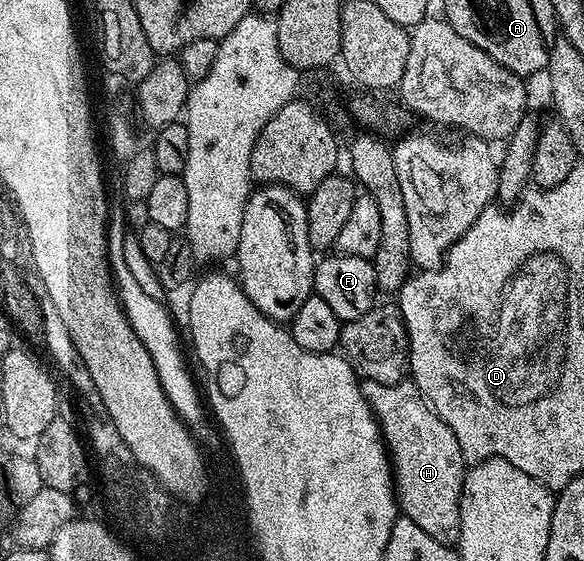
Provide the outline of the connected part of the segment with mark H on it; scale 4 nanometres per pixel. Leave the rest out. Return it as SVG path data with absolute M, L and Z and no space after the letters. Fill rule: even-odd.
M404 379L395 385L363 380L361 387L370 410L378 419L382 440L388 446L401 512L412 519L412 523L428 531L432 539L445 545L457 542L462 484L468 461L462 456L456 435L452 435L452 427L448 427L448 423L444 423L442 416L424 399L413 380Z

